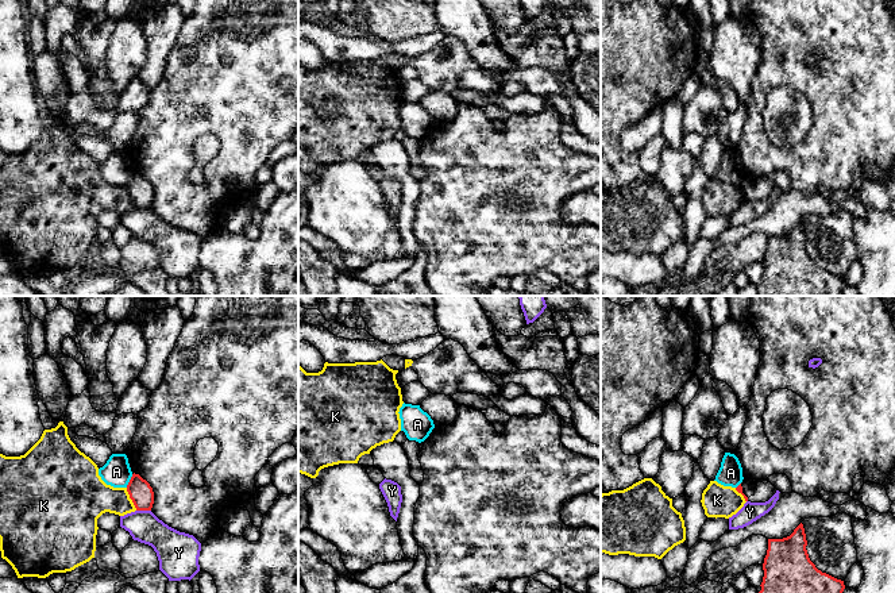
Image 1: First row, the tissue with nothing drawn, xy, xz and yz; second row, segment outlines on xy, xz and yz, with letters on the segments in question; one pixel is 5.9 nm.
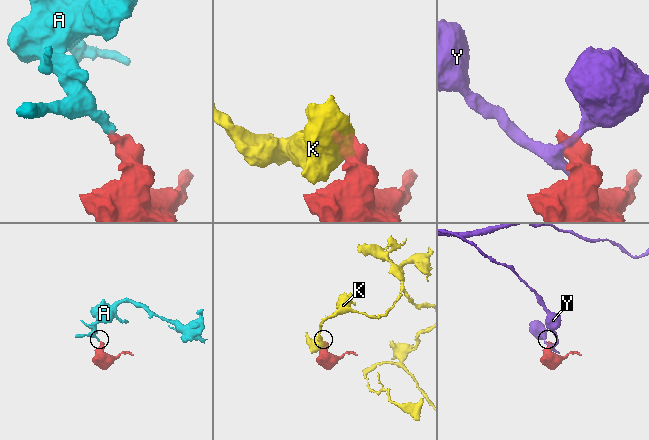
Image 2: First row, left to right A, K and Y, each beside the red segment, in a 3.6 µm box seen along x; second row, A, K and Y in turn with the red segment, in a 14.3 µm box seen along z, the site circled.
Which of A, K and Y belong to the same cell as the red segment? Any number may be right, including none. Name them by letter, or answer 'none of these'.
none of these

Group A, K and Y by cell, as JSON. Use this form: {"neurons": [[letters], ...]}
{"neurons": [["A"], ["K"], ["Y"]]}

